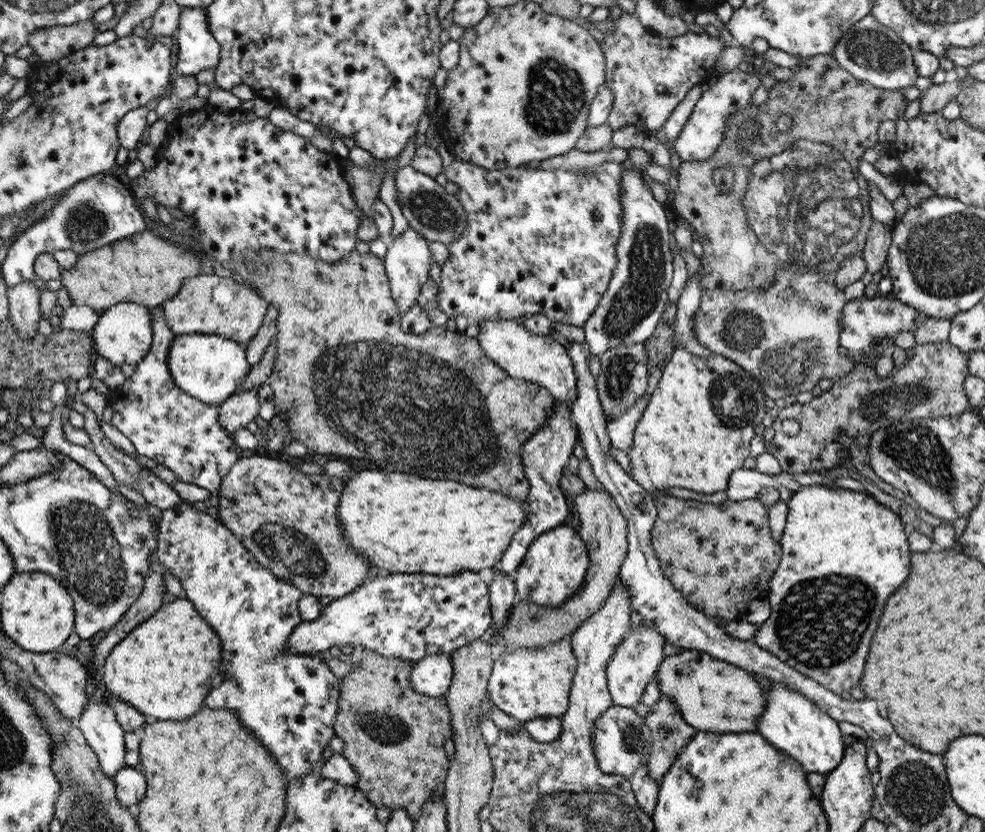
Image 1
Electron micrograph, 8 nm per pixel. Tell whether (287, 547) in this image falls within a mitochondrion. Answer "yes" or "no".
yes

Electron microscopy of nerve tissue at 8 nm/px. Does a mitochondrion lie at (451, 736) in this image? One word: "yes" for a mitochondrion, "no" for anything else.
no

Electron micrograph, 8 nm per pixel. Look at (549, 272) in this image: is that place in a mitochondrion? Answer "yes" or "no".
no

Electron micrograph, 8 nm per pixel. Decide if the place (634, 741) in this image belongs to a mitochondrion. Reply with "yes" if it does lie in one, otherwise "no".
yes

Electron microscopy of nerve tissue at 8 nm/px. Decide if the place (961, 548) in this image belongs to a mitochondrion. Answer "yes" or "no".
no

